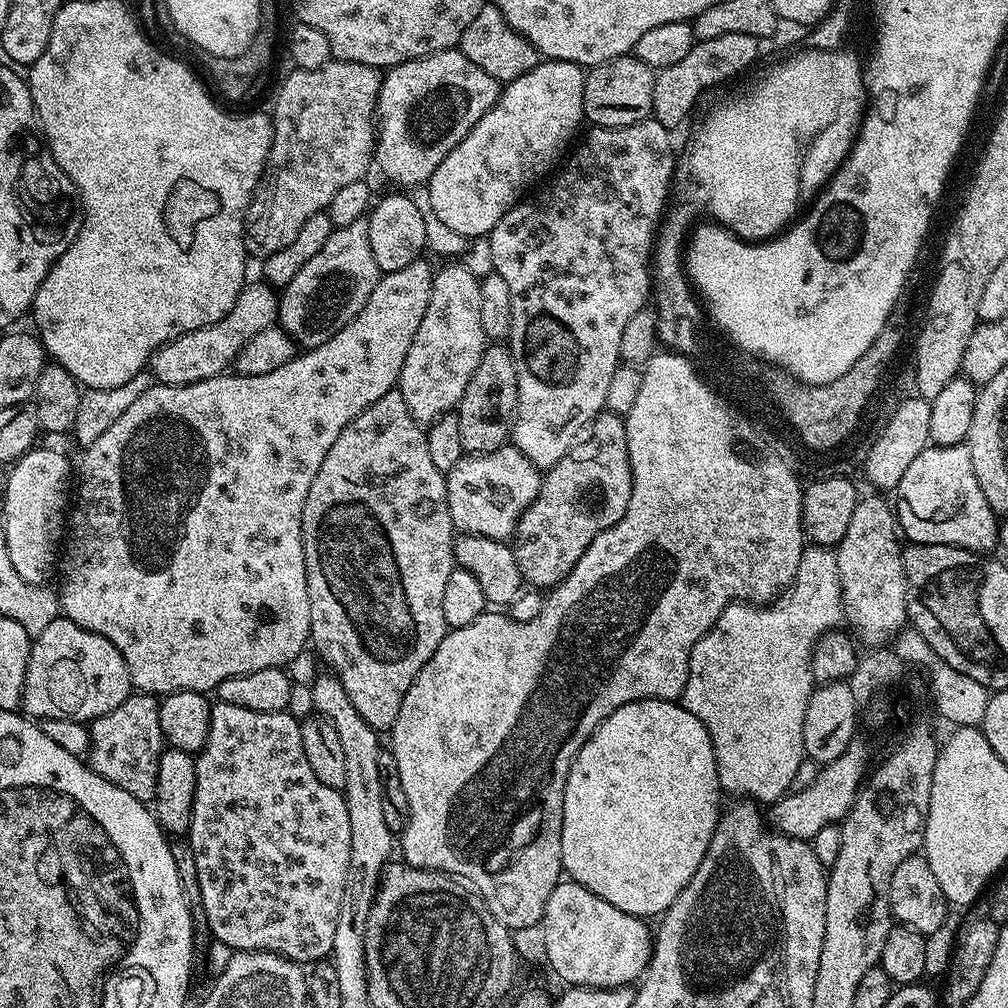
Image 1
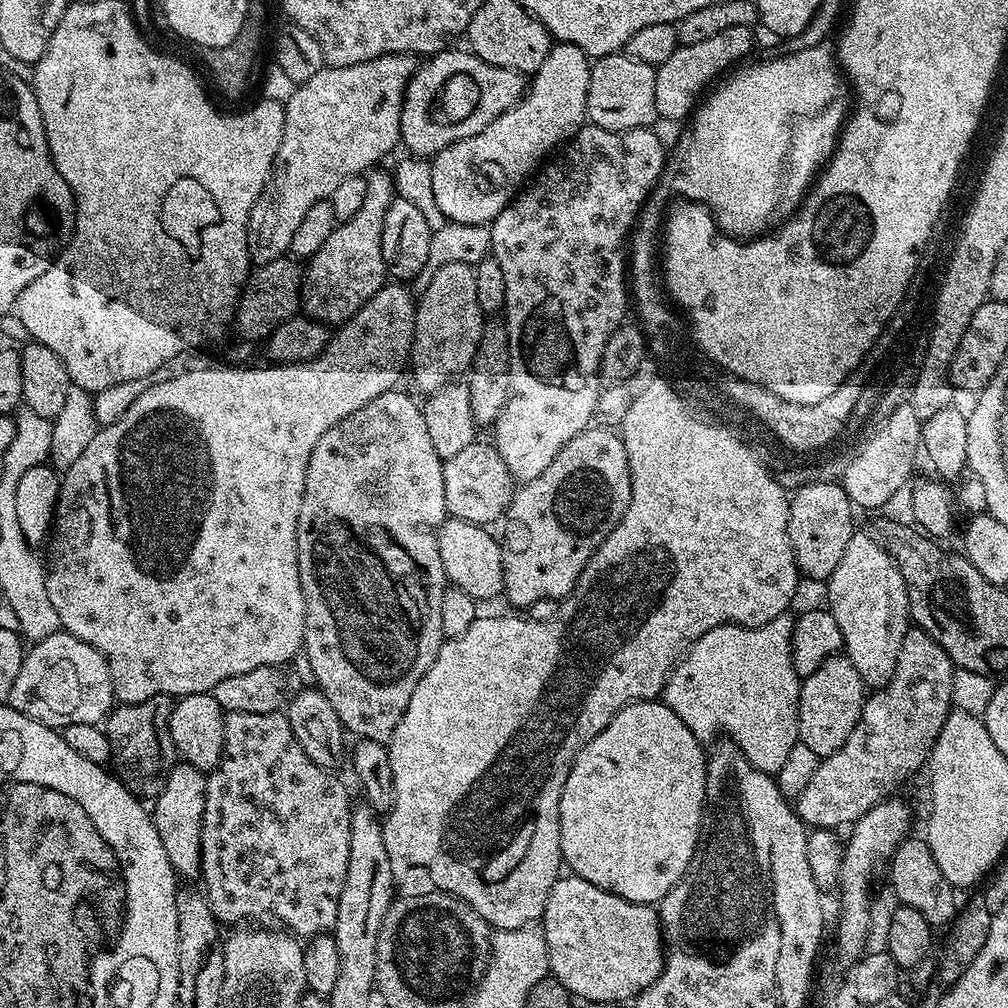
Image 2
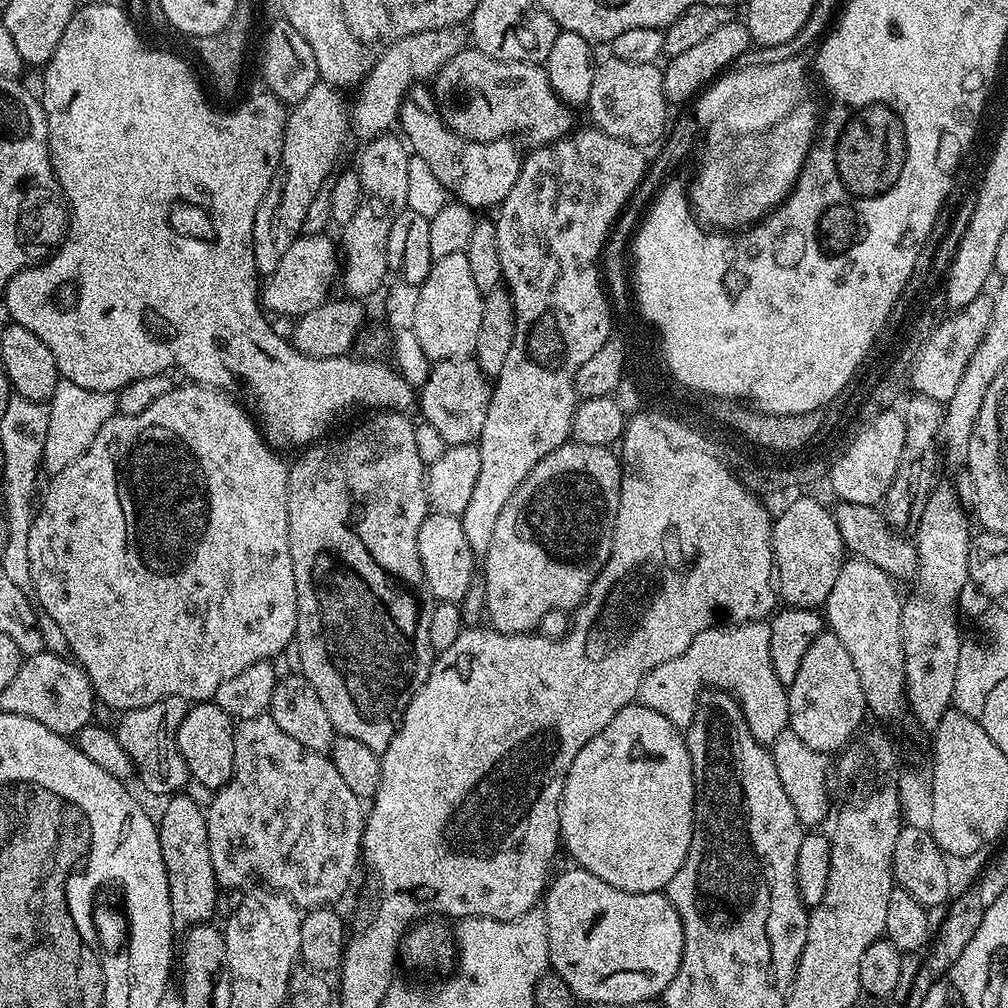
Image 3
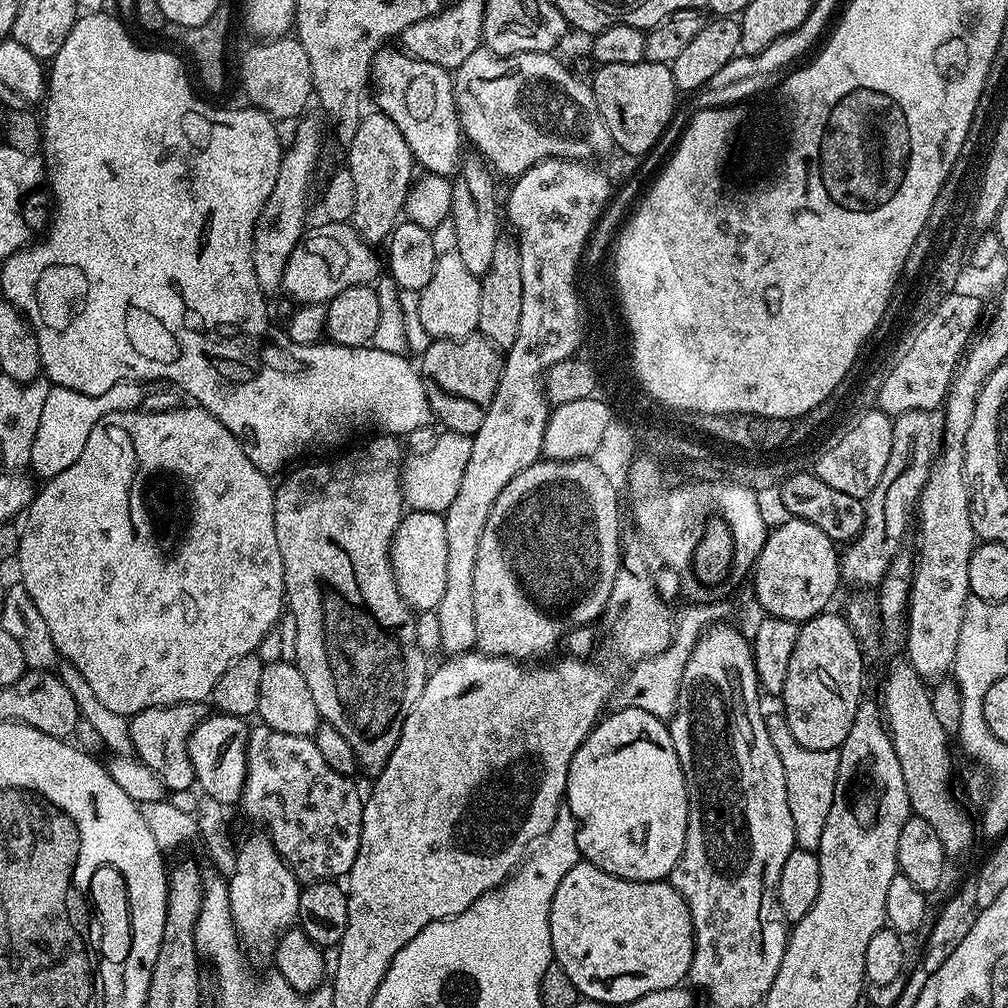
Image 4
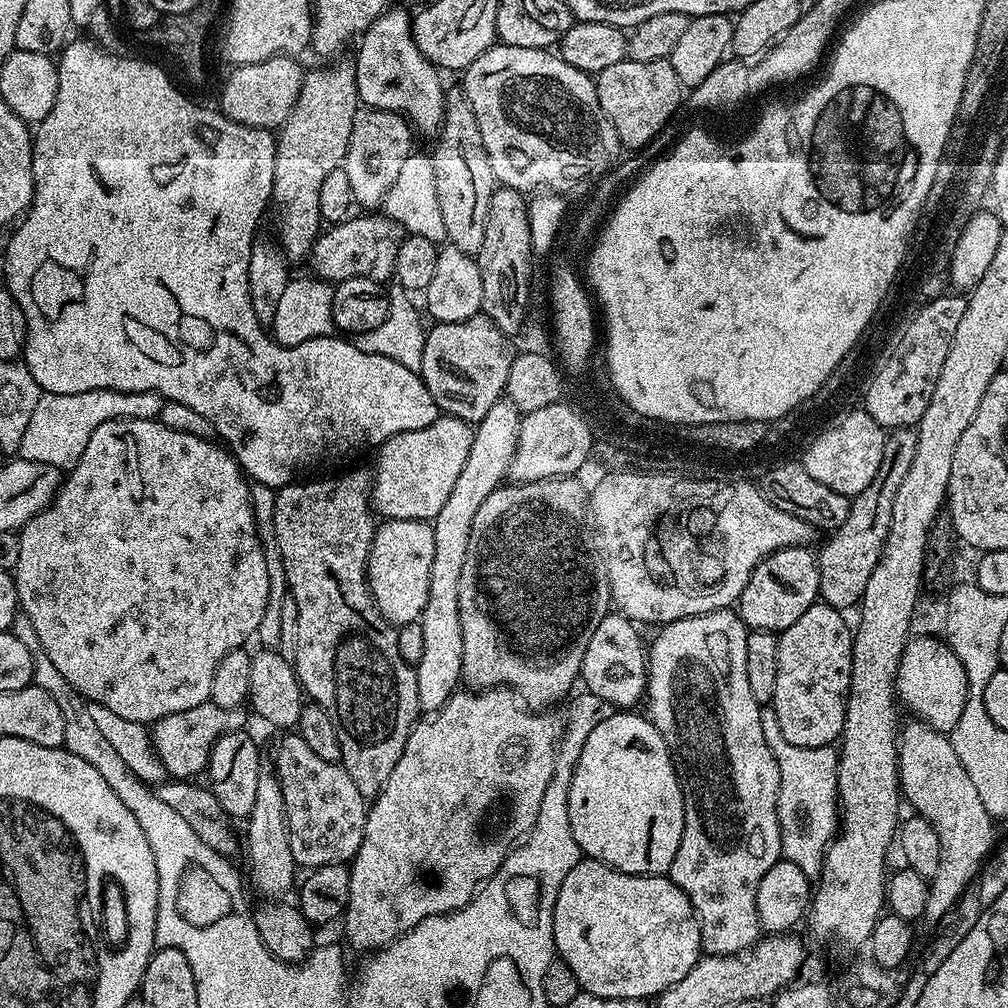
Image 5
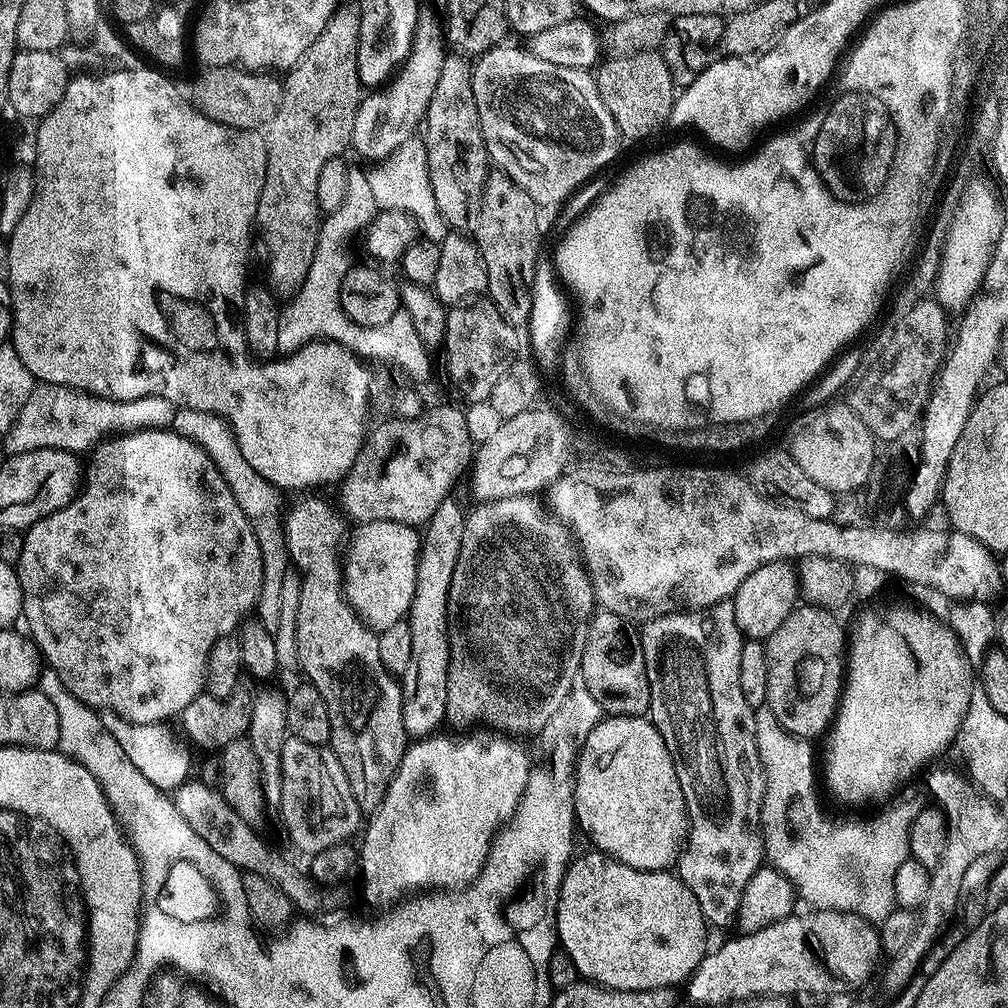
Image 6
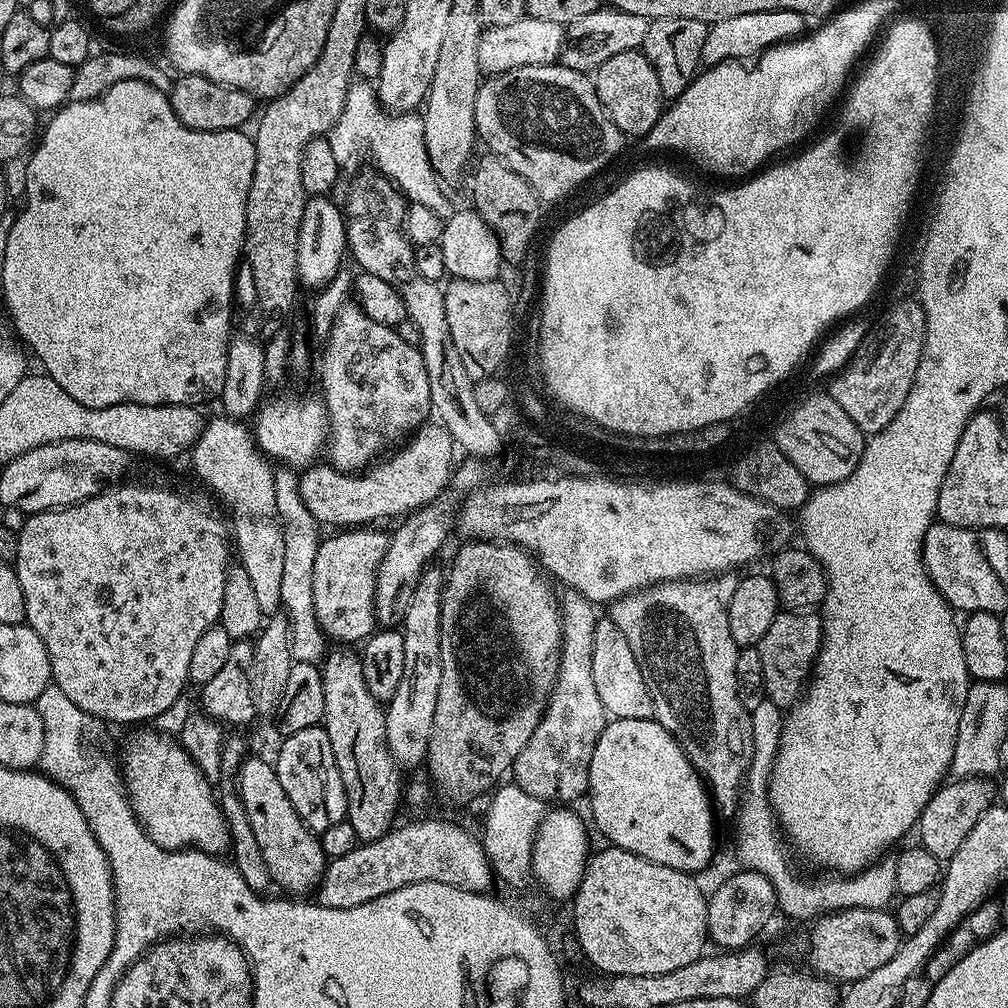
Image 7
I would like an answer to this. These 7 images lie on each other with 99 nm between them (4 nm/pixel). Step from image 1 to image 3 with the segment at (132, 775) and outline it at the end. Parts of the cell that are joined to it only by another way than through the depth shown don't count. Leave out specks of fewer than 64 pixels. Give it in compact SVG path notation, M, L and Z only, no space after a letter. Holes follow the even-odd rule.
M171 696L158 702L150 702L150 706L135 708L119 717L120 725L114 731L122 750L132 760L135 775L140 776L144 788L156 796L167 798L177 795L187 784L190 784L188 767L176 745L178 726L182 726L182 718L186 718L189 701Z

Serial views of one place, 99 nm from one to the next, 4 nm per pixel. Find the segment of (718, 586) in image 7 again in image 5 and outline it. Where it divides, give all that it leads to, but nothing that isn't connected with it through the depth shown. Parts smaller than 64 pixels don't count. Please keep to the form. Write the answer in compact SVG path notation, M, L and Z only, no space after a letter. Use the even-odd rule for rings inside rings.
M723 608L722 610L714 610L707 612L701 616L687 616L681 620L675 620L669 624L663 625L659 629L660 632L652 640L651 646L647 649L647 691L646 704L648 702L647 715L650 717L652 725L658 730L658 734L662 734L662 738L668 747L668 753L672 755L672 765L676 767L676 777L680 780L680 789L684 795L684 829L682 830L682 842L678 842L678 854L674 854L674 862L669 866L667 875L679 886L686 894L686 898L690 898L690 902L696 911L696 917L700 923L700 947L709 956L735 956L737 952L745 952L751 948L757 940L761 939L762 929L760 919L758 918L758 910L756 909L756 895L758 894L758 882L762 882L762 878L766 874L766 870L770 870L770 866L774 866L780 861L780 827L778 826L778 814L776 813L776 802L778 800L778 786L780 785L780 771L778 770L778 762L774 758L774 754L770 750L770 746L766 742L766 734L762 734L762 722L760 721L761 705L754 698L754 694L750 691L750 682L746 678L746 638L748 637L749 629L746 627L743 620L740 618L739 611L732 608Z

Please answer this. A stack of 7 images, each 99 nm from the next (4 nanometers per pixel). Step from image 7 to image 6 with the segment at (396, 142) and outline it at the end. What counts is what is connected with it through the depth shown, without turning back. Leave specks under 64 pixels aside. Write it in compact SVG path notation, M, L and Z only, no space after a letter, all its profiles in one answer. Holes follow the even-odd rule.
M413 138L402 142L377 164L380 165L374 170L371 169L367 175L371 193L374 194L379 207L409 212L416 220L419 235L440 245L447 238L450 229L442 218L442 210L438 210L438 202L434 202L434 190L430 186L428 173L428 155L423 139Z

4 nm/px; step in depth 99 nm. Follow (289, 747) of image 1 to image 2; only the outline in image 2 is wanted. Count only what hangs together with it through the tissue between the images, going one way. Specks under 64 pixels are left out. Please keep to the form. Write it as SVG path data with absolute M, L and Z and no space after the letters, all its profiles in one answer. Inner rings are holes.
M283 711L270 714L227 713L224 717L224 753L214 771L207 773L207 778L206 810L202 814L199 879L204 880L202 891L208 897L208 905L212 907L212 913L215 914L217 921L224 926L251 922L256 926L290 932L297 938L311 938L331 933L336 927L338 898L342 894L342 886L346 882L346 866L350 862L350 818L354 801L348 797L347 786L329 769L320 768L314 762L310 762L310 758L306 758L306 750L298 746L298 738L294 738L294 730L290 730L290 722Z

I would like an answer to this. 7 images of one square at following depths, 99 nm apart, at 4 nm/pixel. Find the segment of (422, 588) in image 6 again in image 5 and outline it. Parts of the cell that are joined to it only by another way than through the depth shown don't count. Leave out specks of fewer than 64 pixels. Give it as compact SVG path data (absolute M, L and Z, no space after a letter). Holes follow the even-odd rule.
M507 398L490 406L490 410L475 425L466 466L462 466L462 474L458 474L458 482L454 482L450 498L446 498L446 503L442 510L438 510L432 524L434 566L430 566L430 594L419 619L423 638L422 658L414 665L421 713L437 712L461 683L462 622L458 618L458 578L462 574L466 546L470 543L470 526L474 526L474 514L478 514L478 506L490 498L493 490L501 487L508 475L508 467L516 453L521 419L520 409L514 407Z

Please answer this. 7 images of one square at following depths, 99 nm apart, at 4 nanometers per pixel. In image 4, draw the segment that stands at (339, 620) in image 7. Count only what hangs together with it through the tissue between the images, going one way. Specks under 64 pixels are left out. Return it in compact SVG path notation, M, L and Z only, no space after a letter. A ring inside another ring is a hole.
M405 511L392 539L392 573L402 598L417 613L431 612L439 606L442 594L446 594L446 522L441 513Z

